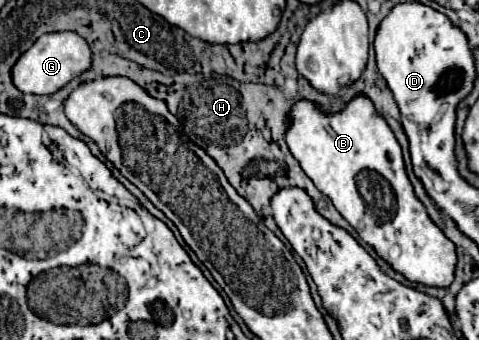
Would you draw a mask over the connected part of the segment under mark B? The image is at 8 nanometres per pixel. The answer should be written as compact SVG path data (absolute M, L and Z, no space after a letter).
M364 94L354 96L338 112L328 112L308 98L296 100L288 110L290 126L284 132L284 140L298 160L306 176L314 186L332 200L336 210L350 222L358 236L370 244L380 258L384 258L396 272L404 274L410 282L420 282L426 286L446 288L452 282L452 272L456 266L456 252L452 242L432 224L422 202L414 196L412 184L406 176L400 144L394 138L386 120L378 114L374 102Z

